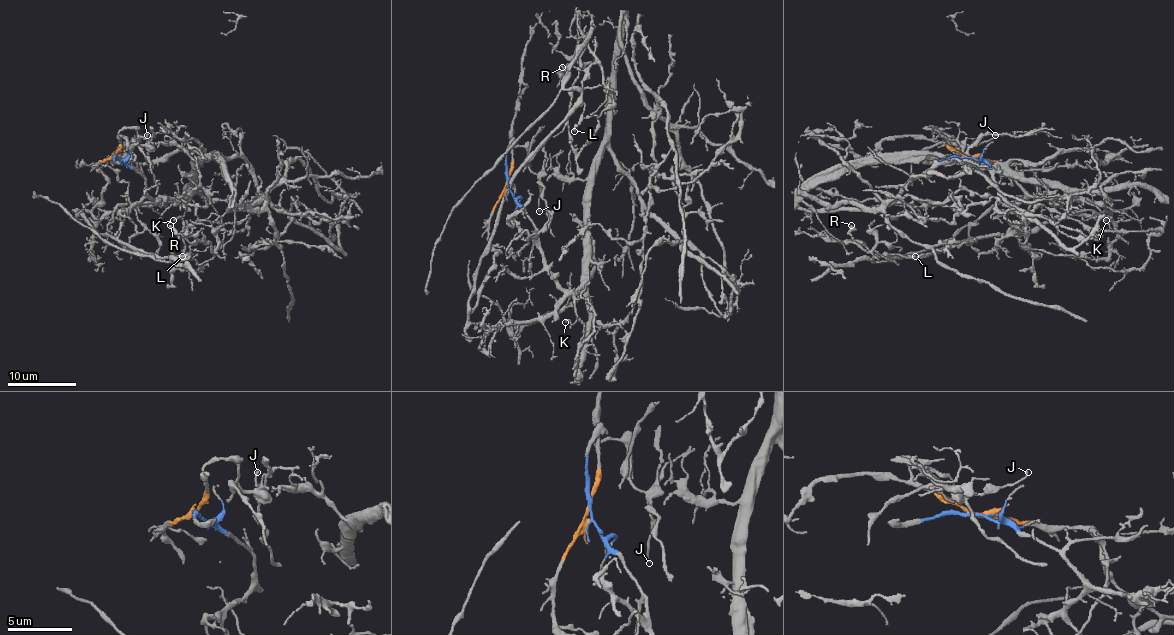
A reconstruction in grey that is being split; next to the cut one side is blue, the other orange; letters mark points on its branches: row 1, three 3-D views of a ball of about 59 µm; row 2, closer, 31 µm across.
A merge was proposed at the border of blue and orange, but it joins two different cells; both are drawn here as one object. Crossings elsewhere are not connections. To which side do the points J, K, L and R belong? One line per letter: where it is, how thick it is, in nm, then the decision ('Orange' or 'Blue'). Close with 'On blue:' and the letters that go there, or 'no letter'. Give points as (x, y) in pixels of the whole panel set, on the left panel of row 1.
J: Place: (147, 135). Thickness 140 nm. Orange
K: Place: (173, 220). Thickness 150 nm. Blue
L: Place: (182, 256). Thickness 260 nm. Orange
R: Place: (170, 225). Thickness 420 nm. Orange
On blue: K

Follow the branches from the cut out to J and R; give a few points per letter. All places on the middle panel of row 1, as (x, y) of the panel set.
J: (507, 186), (512, 164), (510, 148), (524, 147), (529, 167), (538, 176), (539, 212)
R: (507, 186), (490, 219), (498, 253), (478, 289), (476, 268), (508, 181), (580, 90), (586, 73), (562, 68)

